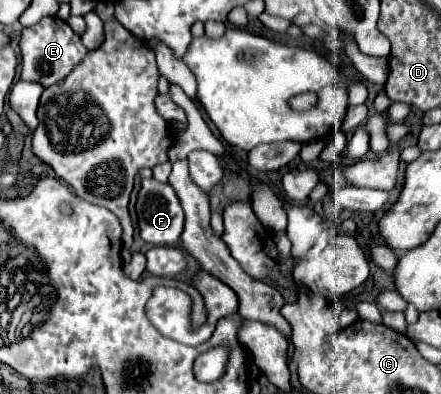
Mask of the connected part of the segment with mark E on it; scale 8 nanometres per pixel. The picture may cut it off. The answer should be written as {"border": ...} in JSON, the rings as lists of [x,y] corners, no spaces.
{"border":[[[57,16],[43,18],[35,26],[23,30],[23,36],[21,36],[21,56],[23,56],[21,78],[37,80],[43,86],[57,84],[75,70],[77,62],[81,62],[85,58],[85,54],[87,54],[87,48],[83,46],[81,36],[77,36],[65,20],[61,20]]]}

